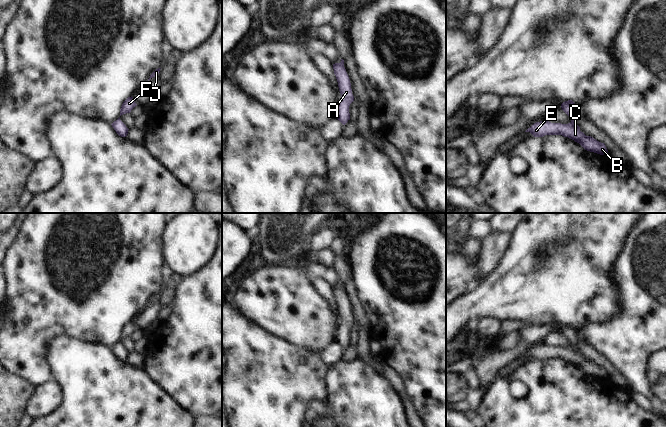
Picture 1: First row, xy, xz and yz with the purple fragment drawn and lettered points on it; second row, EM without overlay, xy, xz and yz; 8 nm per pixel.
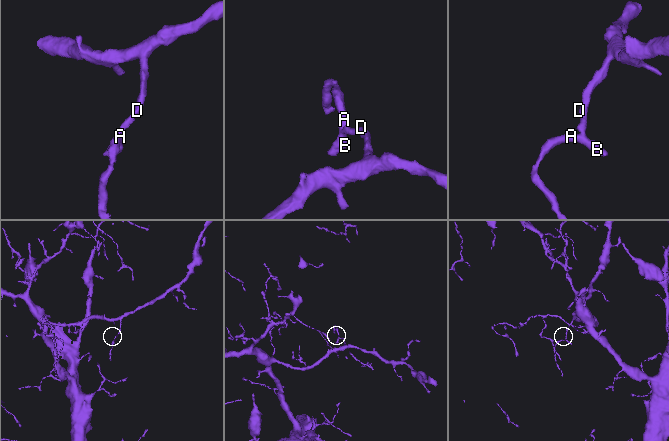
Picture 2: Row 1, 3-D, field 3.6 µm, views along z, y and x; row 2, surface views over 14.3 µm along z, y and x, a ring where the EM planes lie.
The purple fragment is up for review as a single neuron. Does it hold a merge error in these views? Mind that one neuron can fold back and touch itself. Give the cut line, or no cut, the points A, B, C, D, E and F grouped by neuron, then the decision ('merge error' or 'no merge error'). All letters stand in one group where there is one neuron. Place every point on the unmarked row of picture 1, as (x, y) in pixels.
no cut; A B C D E F; no merge error

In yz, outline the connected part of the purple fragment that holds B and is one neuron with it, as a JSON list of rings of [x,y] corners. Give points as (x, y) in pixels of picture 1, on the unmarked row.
[[[572,324],[563,326],[561,328],[561,332],[570,341],[570,347],[551,347],[543,344],[534,347],[525,356],[530,356],[534,361],[543,361],[545,359],[562,359],[579,367],[587,375],[600,379],[608,377],[604,367],[597,365],[591,360],[586,360],[580,355],[580,351],[576,348],[576,343],[579,340],[579,332]]]

